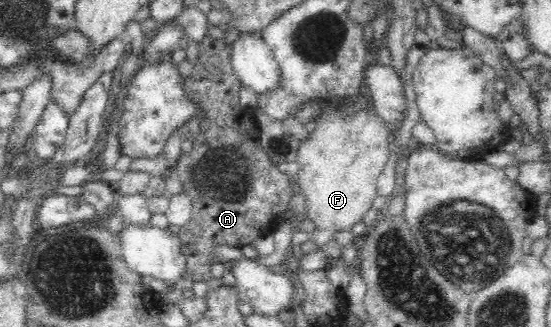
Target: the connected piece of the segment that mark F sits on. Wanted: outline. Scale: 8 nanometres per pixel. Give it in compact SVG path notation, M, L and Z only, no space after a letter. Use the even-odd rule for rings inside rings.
M368 99L358 101L353 109L346 106L337 111L325 110L320 115L317 127L308 132L307 137L300 142L300 148L296 157L299 165L298 180L300 191L305 193L308 218L313 221L317 230L308 234L309 241L319 248L325 246L334 239L334 234L339 231L350 231L355 224L361 222L361 218L372 208L372 202L377 197L377 178L387 163L391 151L392 134L386 122L373 110Z

